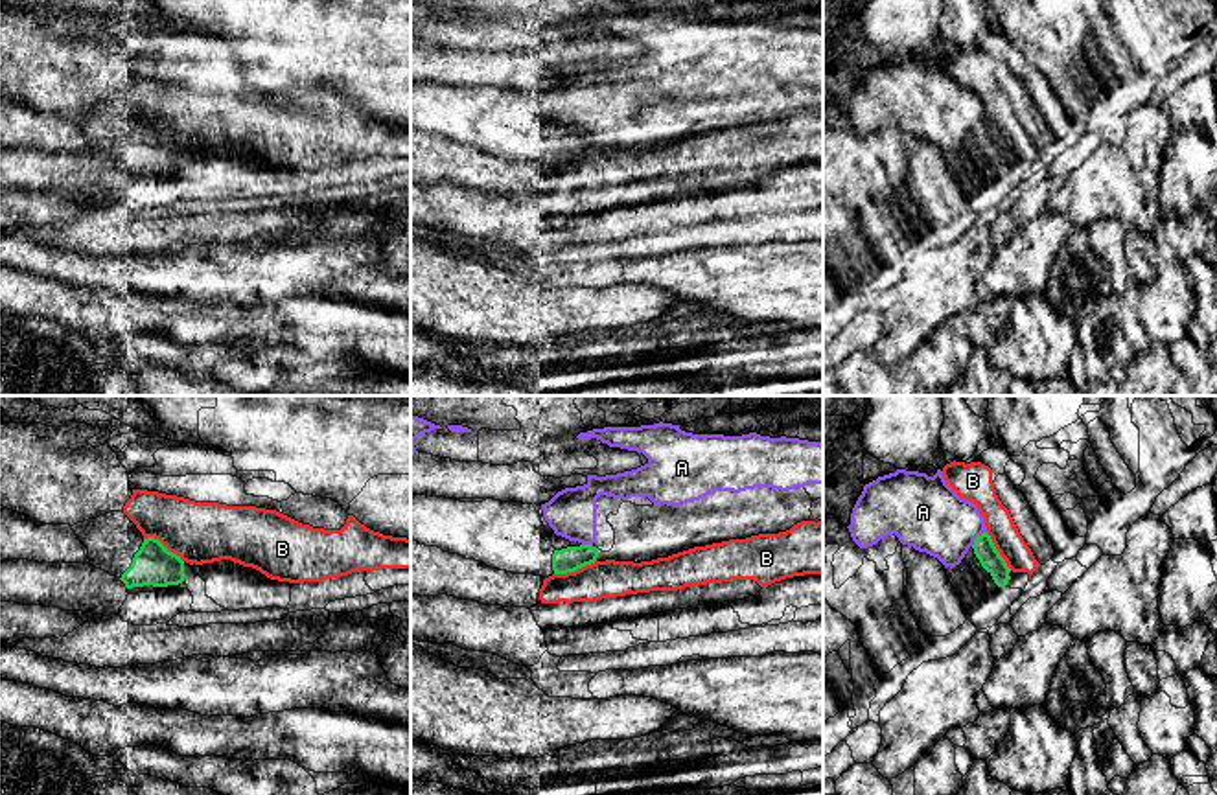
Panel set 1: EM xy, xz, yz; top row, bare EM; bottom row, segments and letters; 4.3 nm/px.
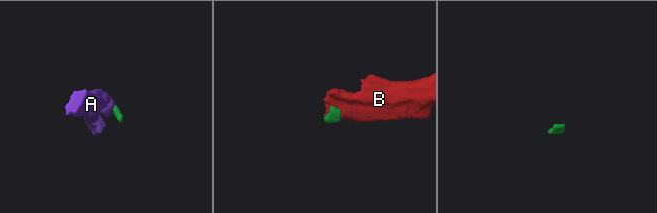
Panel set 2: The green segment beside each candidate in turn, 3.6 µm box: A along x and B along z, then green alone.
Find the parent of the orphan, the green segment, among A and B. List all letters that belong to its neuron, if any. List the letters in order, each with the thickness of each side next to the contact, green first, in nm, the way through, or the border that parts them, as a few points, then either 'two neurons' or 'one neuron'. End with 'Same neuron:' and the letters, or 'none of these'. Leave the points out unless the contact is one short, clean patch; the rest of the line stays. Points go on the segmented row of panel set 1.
A: 90/320 nm | two neurons
B: 180/280 nm | along xy (144, 538), (155, 538), (183, 562) | two neurons
Same neuron: none of these

